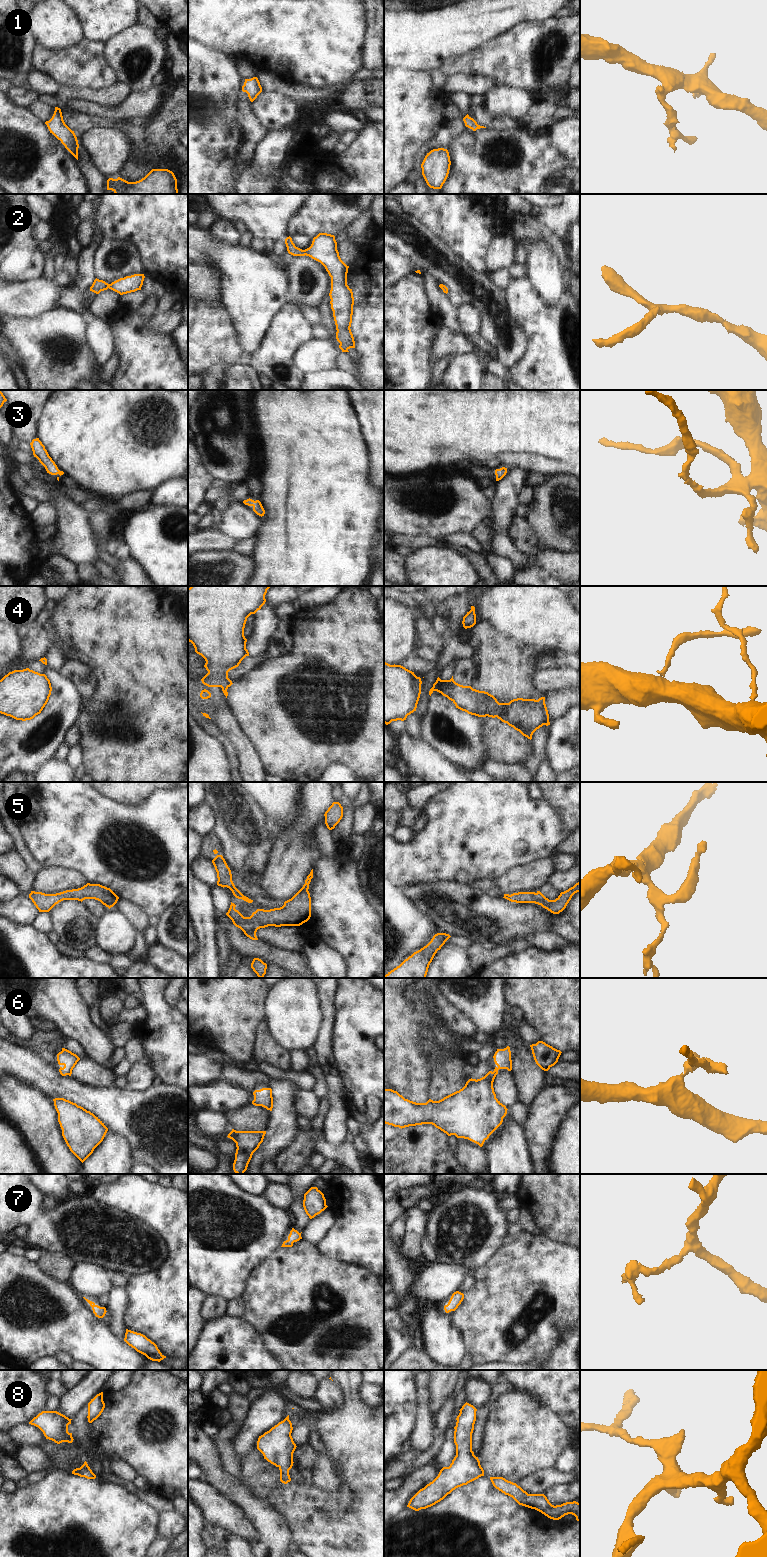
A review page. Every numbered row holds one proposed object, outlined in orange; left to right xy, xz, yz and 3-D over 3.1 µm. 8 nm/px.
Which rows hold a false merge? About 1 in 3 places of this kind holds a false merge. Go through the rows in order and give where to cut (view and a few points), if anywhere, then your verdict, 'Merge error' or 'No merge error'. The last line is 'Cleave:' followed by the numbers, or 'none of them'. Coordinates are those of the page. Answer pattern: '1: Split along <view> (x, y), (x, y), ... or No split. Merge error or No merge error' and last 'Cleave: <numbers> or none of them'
1: No split. No merge error
2: No split. No merge error
3: No split. No merge error
4: Split along xz (245, 649), (246, 655). Merge error
5: No split. No merge error
6: No split. No merge error
7: No split. No merge error
8: No split. No merge error
Cleave: 4

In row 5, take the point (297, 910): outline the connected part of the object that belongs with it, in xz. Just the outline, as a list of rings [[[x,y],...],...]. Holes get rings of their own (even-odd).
[[[313,869],[305,880],[303,887],[289,900],[284,902],[280,908],[270,910],[257,909],[250,917],[244,917],[238,910],[235,909],[236,905],[231,902],[230,908],[226,915],[232,920],[233,924],[240,928],[244,934],[252,940],[258,940],[256,932],[260,928],[268,926],[300,926],[307,922],[311,917],[311,897],[308,891],[309,884],[313,878]]]

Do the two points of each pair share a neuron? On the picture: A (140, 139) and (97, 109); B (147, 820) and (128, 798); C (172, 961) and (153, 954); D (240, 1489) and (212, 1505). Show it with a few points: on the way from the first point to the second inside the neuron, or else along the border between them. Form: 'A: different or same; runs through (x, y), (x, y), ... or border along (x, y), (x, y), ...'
A: different; border along (127, 120), (130, 122)
B: different; border along (152, 792), (134, 805), (123, 805), (111, 800)
C: same; runs through (167, 960), (158, 955)
D: different; border along (208, 1482), (245, 1511)

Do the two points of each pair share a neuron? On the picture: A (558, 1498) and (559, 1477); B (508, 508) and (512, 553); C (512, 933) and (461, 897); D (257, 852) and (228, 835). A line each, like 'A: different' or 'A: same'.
A: different
B: same
C: same
D: same

